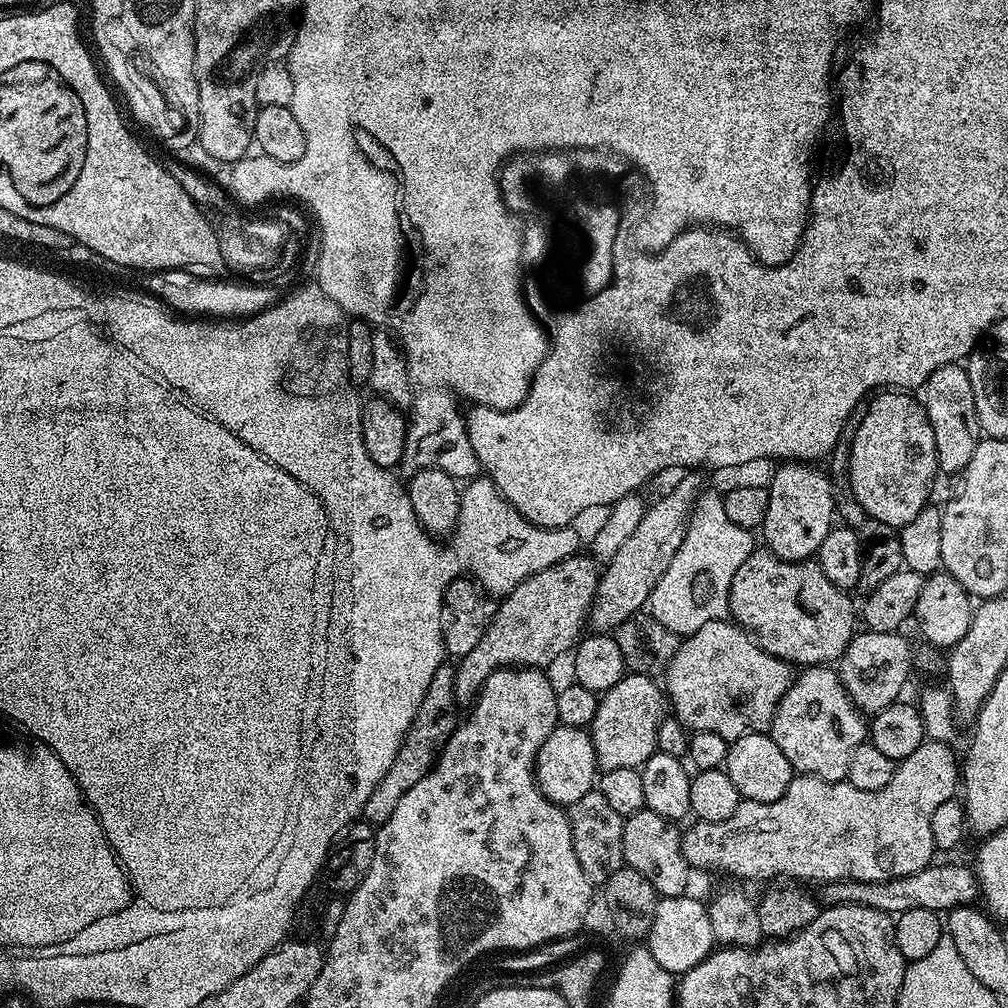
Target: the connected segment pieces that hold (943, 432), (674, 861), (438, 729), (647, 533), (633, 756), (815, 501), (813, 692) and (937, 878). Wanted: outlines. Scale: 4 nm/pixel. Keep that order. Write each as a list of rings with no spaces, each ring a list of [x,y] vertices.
[[[954,363],[934,370],[930,374],[924,390],[922,403],[924,409],[928,411],[930,426],[934,430],[939,471],[959,474],[970,462],[974,450],[980,445],[982,439],[978,410],[974,402],[974,390],[970,386],[967,367]]]
[[[643,808],[624,822],[622,836],[622,854],[624,863],[629,868],[638,870],[654,886],[657,897],[682,896],[689,891],[688,879],[694,875],[693,869],[686,862],[686,854],[682,850],[682,832],[675,823],[662,818],[662,814],[654,814],[649,808]]]
[[[445,662],[440,665],[440,669],[430,678],[430,686],[426,690],[426,698],[418,706],[418,714],[414,714],[414,722],[410,722],[410,730],[406,730],[406,738],[402,746],[396,751],[396,757],[391,766],[386,770],[382,782],[374,786],[374,794],[366,798],[362,809],[362,816],[367,823],[379,826],[394,814],[398,802],[402,802],[402,797],[406,795],[406,790],[418,782],[432,769],[433,764],[440,758],[444,747],[448,745],[448,739],[458,727],[456,711],[458,705],[454,694],[454,678],[456,669],[451,663]]]
[[[688,470],[681,476],[684,477],[657,504],[647,505],[634,534],[622,543],[612,560],[607,561],[592,602],[590,628],[593,633],[608,634],[627,625],[640,612],[639,608],[647,605],[654,586],[658,586],[658,578],[662,578],[666,566],[674,562],[674,554],[678,554],[678,546],[682,546],[682,538],[686,538],[690,513],[702,492],[699,471]]]
[[[629,671],[599,697],[590,725],[597,769],[609,772],[619,767],[640,768],[656,753],[664,708],[666,712],[666,692],[654,680],[651,675]]]
[[[784,462],[767,485],[768,505],[762,525],[767,551],[783,560],[811,560],[819,553],[822,538],[834,526],[838,496],[832,493],[832,480],[812,462]]]
[[[808,666],[804,672],[793,679],[792,685],[780,699],[778,710],[772,719],[770,735],[778,746],[782,746],[782,754],[790,758],[790,766],[800,774],[814,774],[823,780],[847,781],[850,770],[850,758],[854,750],[866,740],[866,716],[853,704],[847,690],[842,686],[840,673],[832,666]]]
[[[933,863],[913,876],[903,876],[894,880],[830,880],[819,885],[818,896],[825,905],[857,904],[870,906],[889,914],[899,914],[906,910],[934,910],[947,914],[954,908],[963,908],[977,903],[980,896],[980,881],[971,867],[964,864]]]

